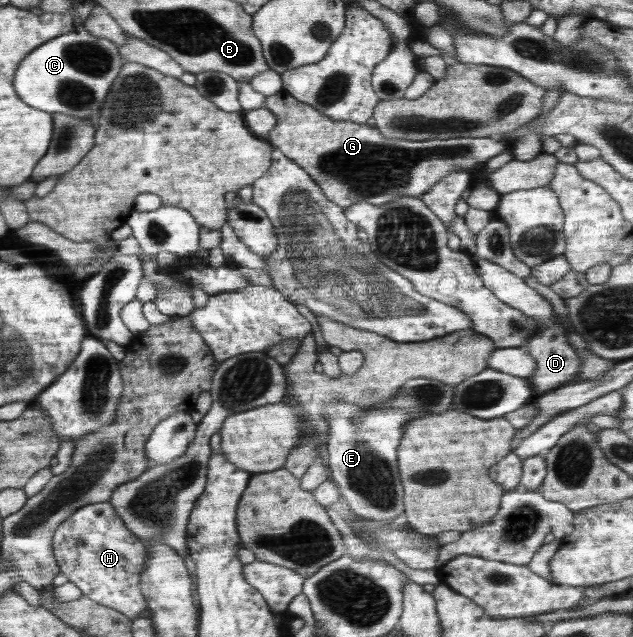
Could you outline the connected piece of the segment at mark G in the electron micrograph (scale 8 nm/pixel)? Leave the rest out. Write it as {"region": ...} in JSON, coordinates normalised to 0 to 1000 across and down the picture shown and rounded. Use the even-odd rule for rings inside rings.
{"region":[[[453,144],[420,151],[417,168],[436,187],[434,199],[423,207],[422,223],[482,267],[513,309],[542,330],[572,314],[605,322],[635,308],[665,311],[711,270],[742,270],[807,234],[807,224],[788,215],[668,221],[611,218],[581,196],[524,192]]]}

